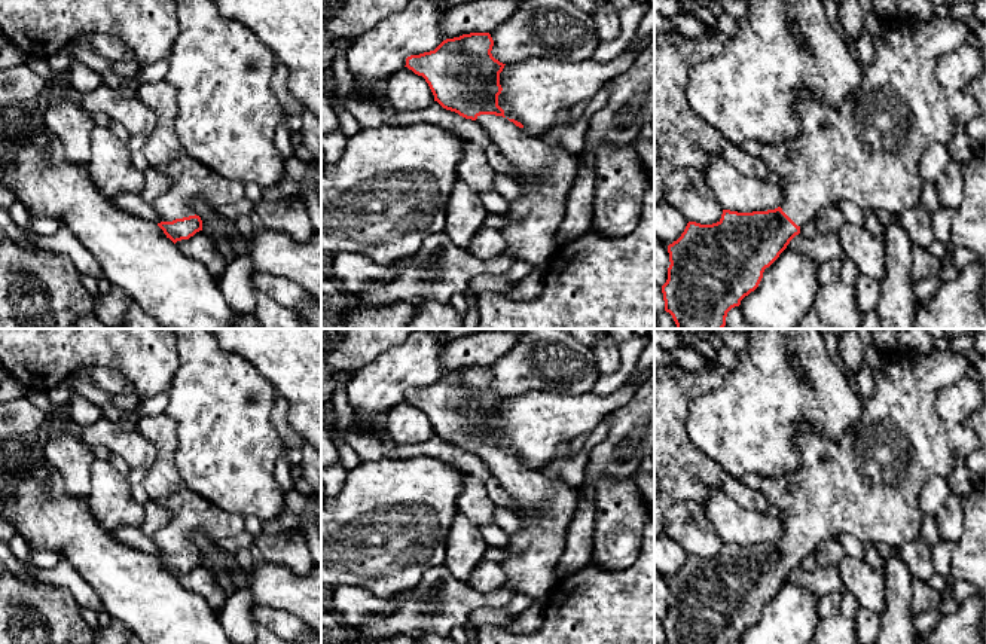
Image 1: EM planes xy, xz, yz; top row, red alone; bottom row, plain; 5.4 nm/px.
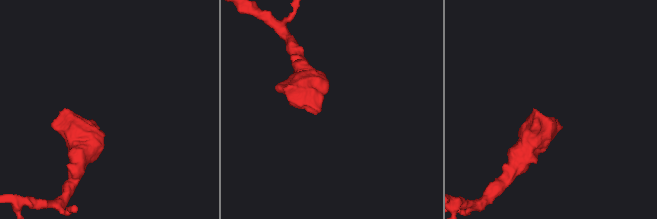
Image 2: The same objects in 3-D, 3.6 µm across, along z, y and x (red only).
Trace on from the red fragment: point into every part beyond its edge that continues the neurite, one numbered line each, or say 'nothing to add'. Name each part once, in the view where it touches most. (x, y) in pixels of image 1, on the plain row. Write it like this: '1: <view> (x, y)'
1: xz (545, 504)

